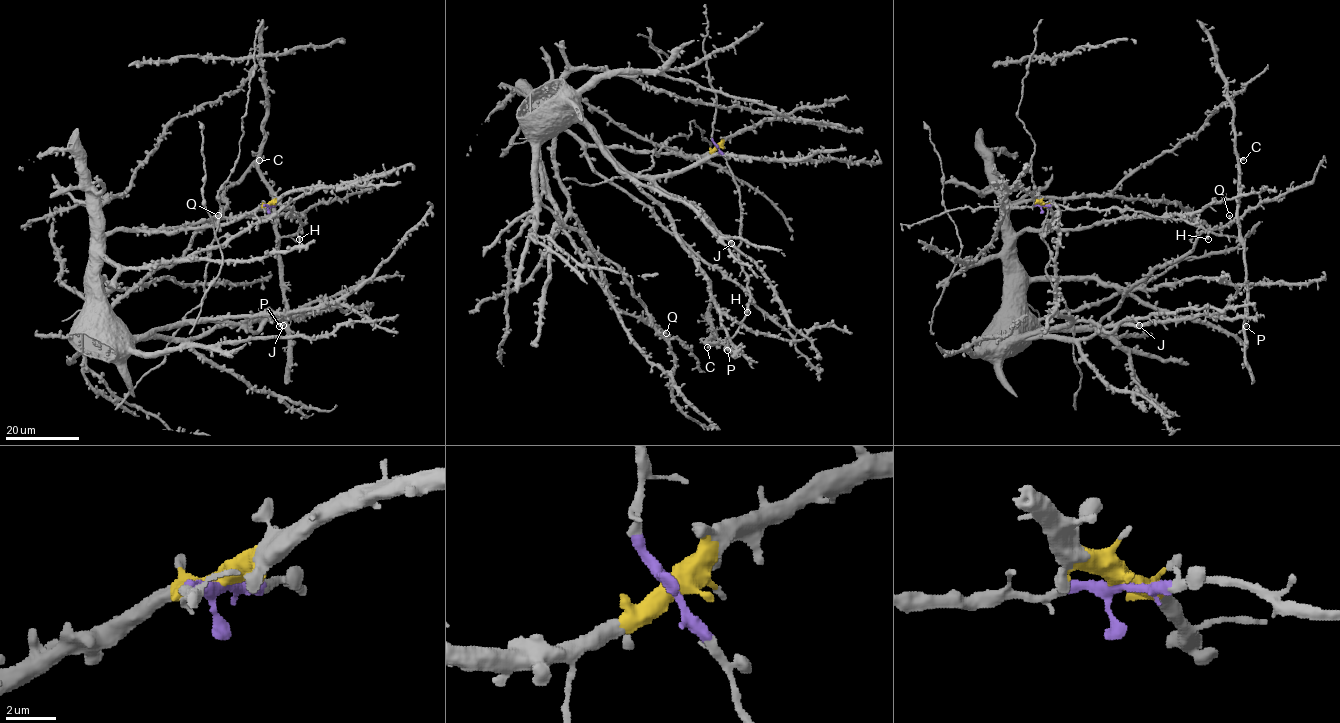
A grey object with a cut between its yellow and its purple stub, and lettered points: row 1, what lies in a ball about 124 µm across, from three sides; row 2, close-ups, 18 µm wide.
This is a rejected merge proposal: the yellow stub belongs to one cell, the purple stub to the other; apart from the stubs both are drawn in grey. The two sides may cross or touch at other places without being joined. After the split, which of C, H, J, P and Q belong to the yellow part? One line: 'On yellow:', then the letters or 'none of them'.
On yellow: J, Q

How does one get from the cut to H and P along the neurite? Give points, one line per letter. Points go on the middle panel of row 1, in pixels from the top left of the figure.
H: (717, 146), (725, 158), (739, 195), (739, 262), (749, 293), (747, 312)
P: (717, 146), (739, 195), (738, 253), (749, 293), (742, 323), (727, 341), (727, 348), (734, 350), (727, 350)

